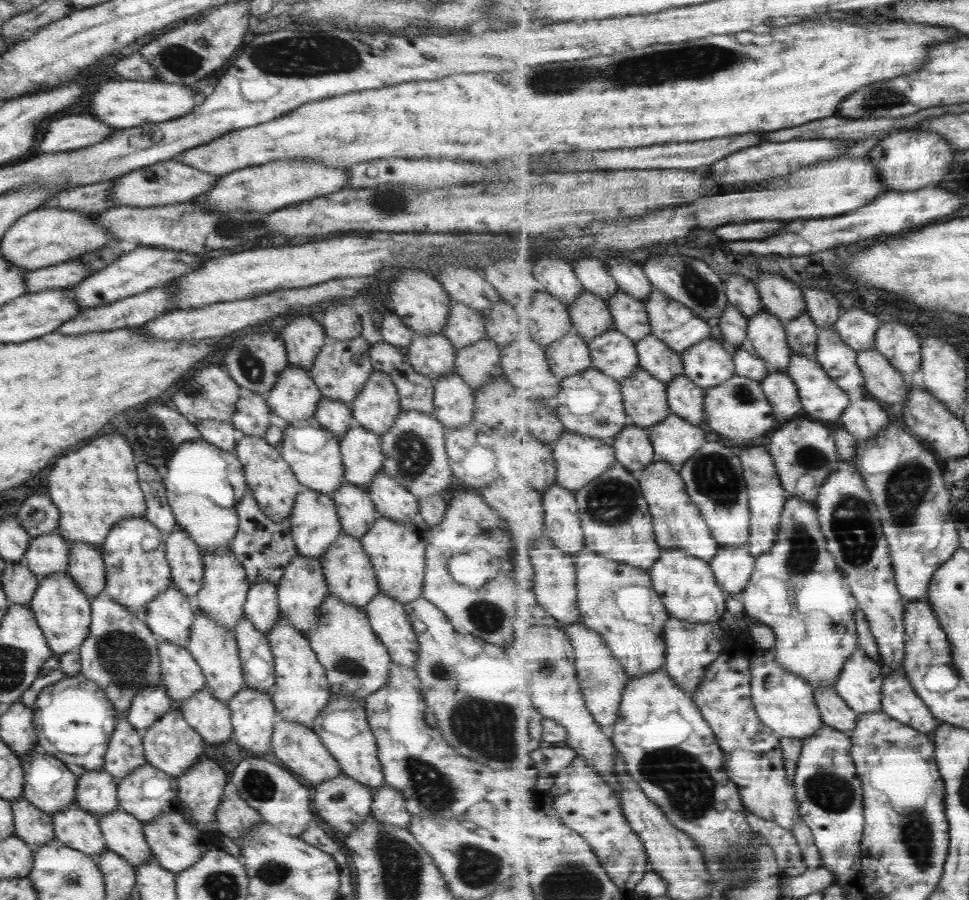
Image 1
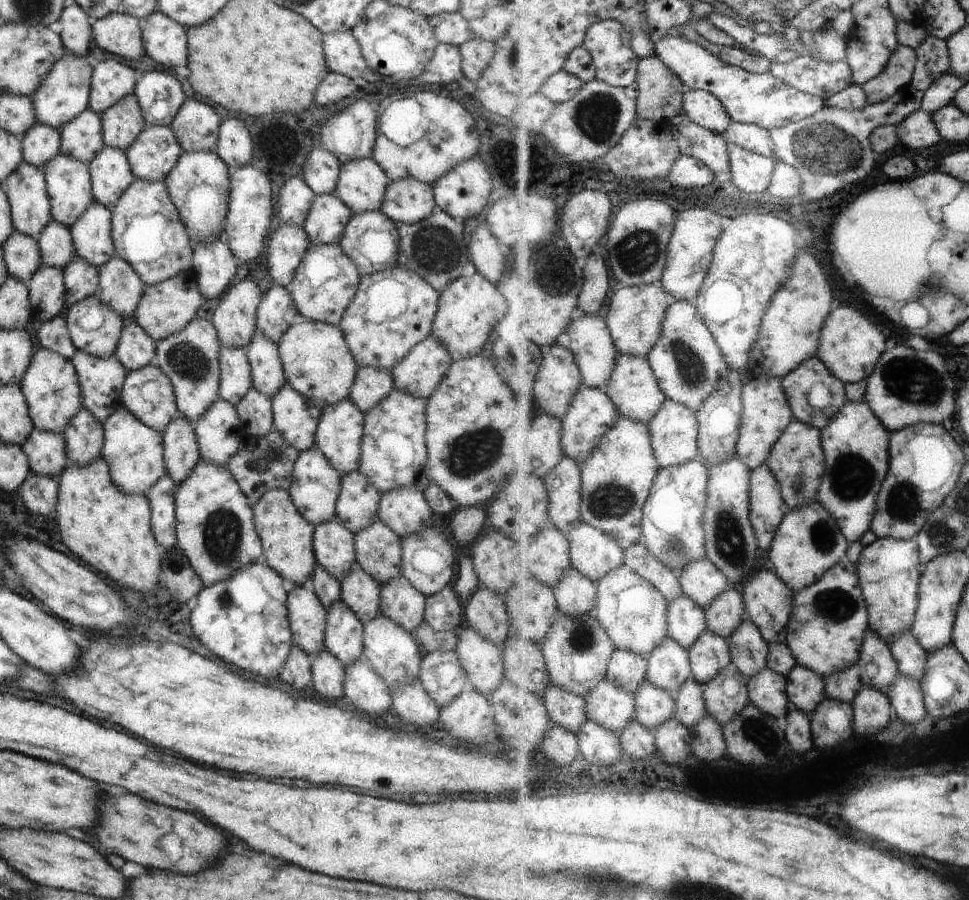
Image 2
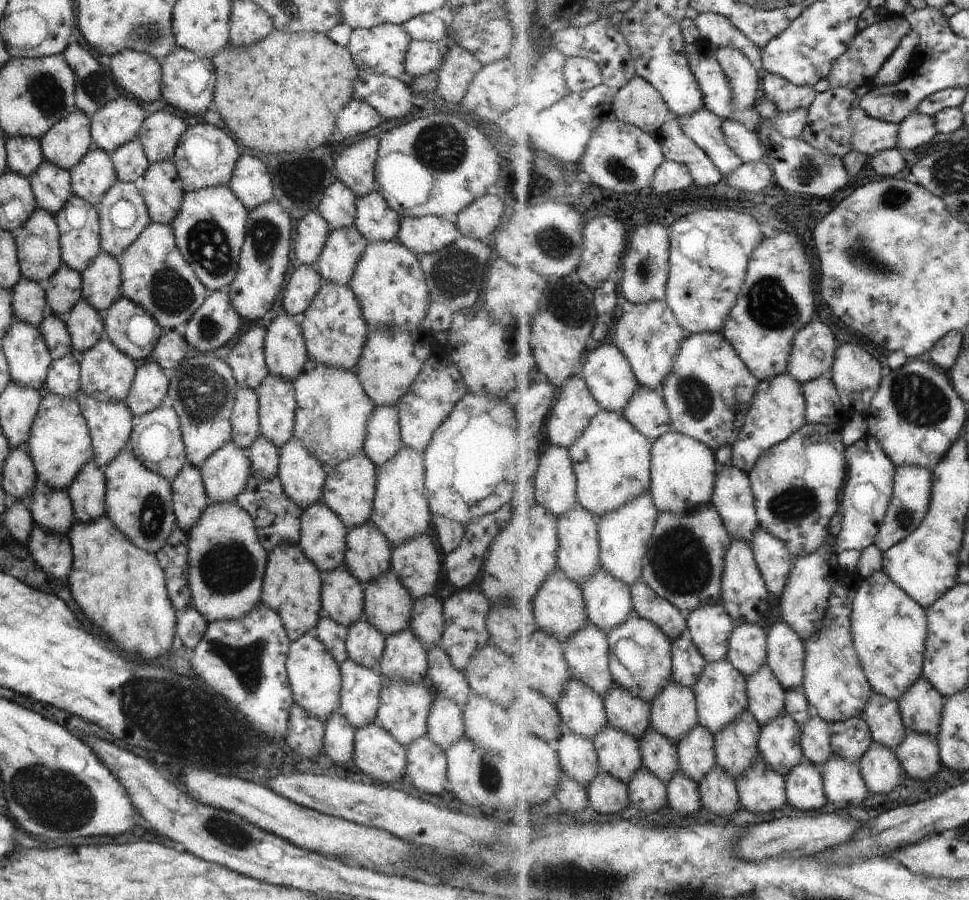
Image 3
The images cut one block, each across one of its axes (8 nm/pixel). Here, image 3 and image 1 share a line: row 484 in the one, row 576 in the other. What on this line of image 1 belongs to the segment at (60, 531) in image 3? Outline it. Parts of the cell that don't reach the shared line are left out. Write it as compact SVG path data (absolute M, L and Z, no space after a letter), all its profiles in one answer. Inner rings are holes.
M57 532L35 536L30 539L23 562L40 581L49 574L67 571L70 546L70 540Z

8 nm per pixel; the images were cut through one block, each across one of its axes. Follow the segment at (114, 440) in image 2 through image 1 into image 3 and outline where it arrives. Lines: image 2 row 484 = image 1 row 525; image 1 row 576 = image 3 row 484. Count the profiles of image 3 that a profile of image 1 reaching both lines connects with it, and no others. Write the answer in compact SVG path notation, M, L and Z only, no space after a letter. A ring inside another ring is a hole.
M124 448L106 466L101 466L101 469L105 476L105 515L132 544L162 557L162 550L177 524L173 511L171 482L144 466L144 463L130 452L130 448Z

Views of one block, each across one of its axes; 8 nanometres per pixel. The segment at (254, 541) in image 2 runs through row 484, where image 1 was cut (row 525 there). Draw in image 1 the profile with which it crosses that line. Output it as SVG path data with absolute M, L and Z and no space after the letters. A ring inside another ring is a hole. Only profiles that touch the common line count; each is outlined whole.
M200 438L181 443L165 467L168 472L163 483L177 526L181 527L203 553L208 550L228 550L239 525L236 503L249 490L237 454L233 451L226 452Z

